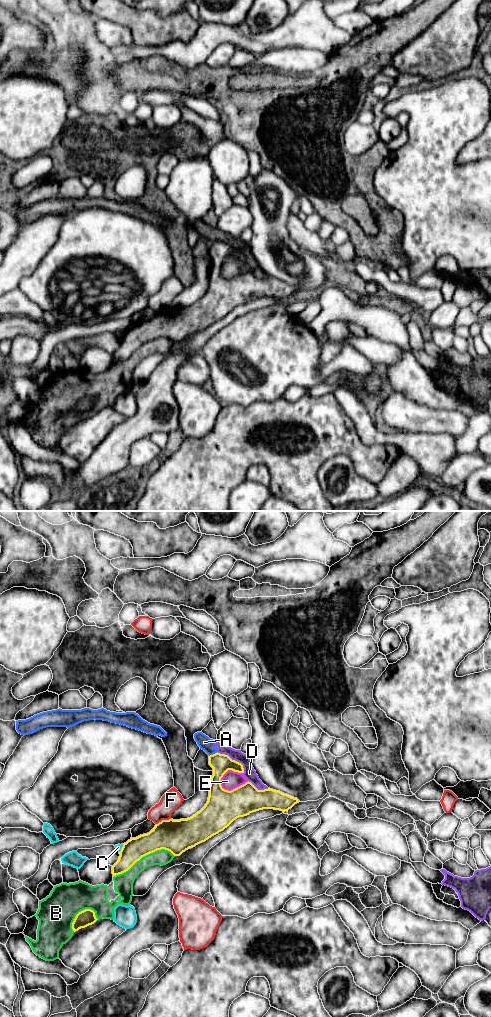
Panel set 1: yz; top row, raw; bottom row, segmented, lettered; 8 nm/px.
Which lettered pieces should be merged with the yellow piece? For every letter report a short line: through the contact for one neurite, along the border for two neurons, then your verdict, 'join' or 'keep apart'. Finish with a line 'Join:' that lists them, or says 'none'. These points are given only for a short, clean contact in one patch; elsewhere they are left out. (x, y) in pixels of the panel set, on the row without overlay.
A: yz (217, 240), (209, 244) | keep apart
B: keep apart
C: keep apart
D: keep apart
E: yz (248, 269), (230, 278), (225, 278), (220, 273) | keep apart
F: keep apart
Join: none

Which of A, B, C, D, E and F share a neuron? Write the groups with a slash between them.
A D E / B / C / F

